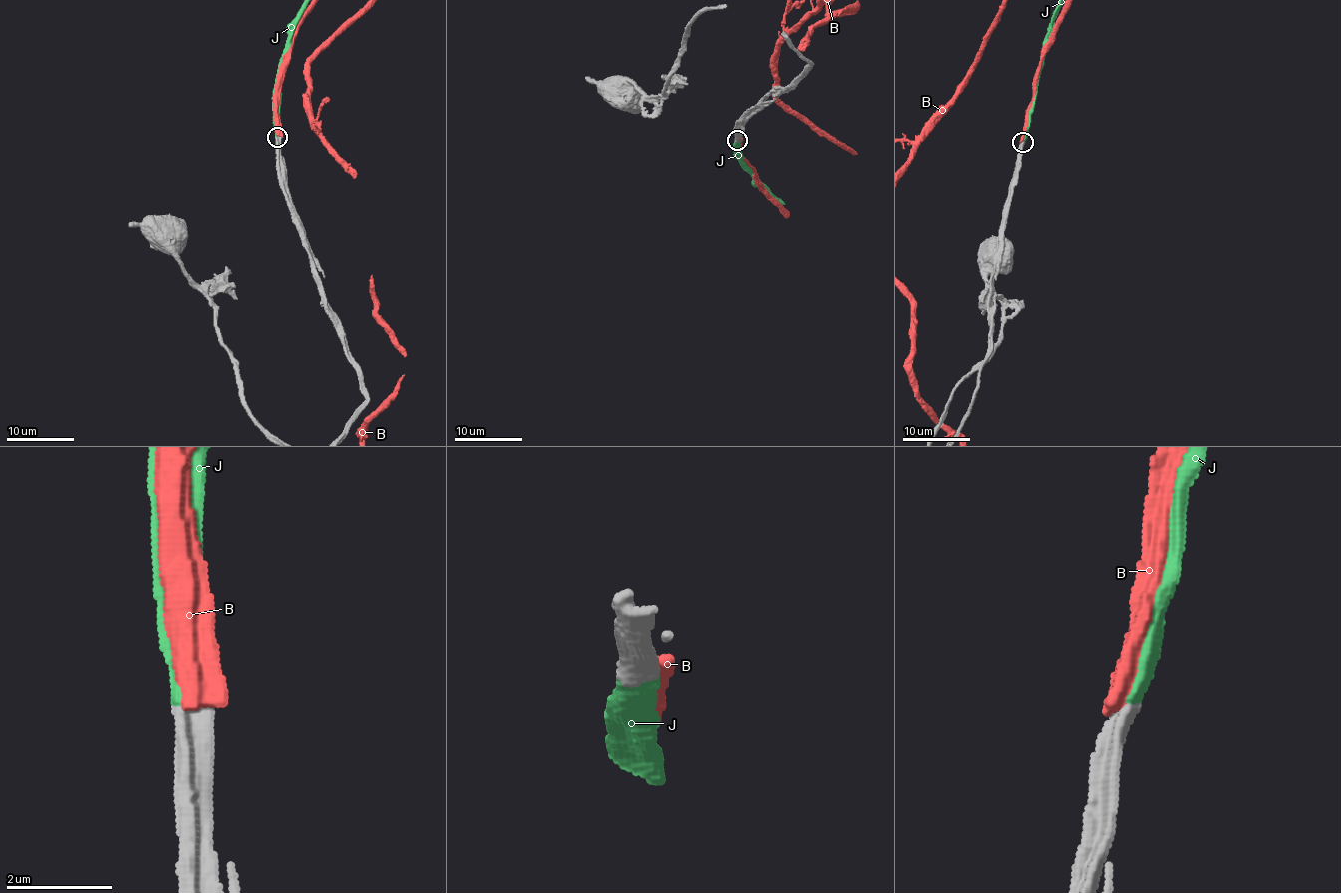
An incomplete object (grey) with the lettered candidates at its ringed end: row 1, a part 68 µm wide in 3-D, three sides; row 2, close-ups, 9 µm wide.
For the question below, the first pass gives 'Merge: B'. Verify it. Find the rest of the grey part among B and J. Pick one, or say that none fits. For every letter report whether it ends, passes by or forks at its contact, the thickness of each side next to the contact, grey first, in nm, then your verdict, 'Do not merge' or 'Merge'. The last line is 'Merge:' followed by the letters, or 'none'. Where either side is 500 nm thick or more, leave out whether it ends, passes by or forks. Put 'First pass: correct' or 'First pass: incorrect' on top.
First pass: incorrect
B: Thickness 460 nm (grey) against 550 nm. Do not merge
J: It ends there. Thickness 440 nm (grey) against 360 nm. Merge
Merge: J

